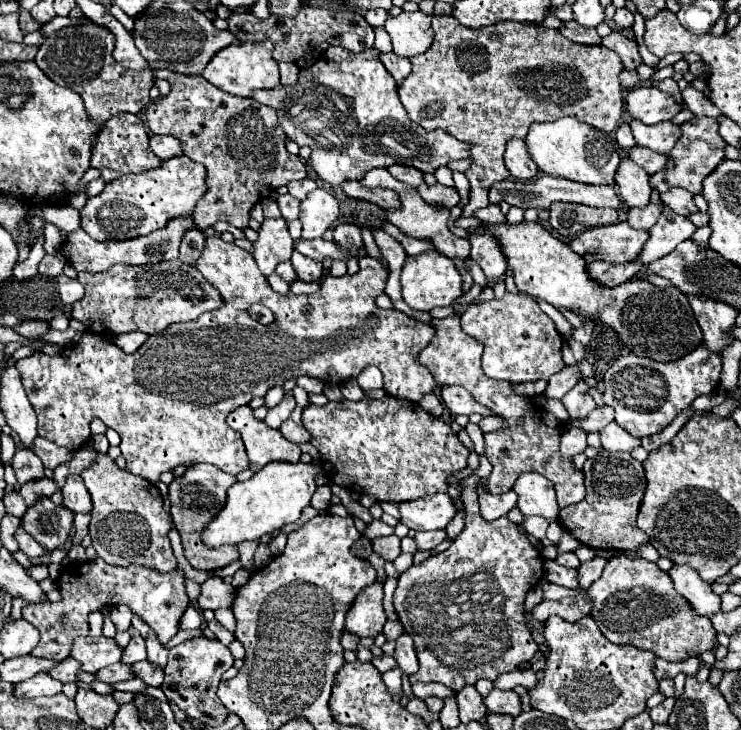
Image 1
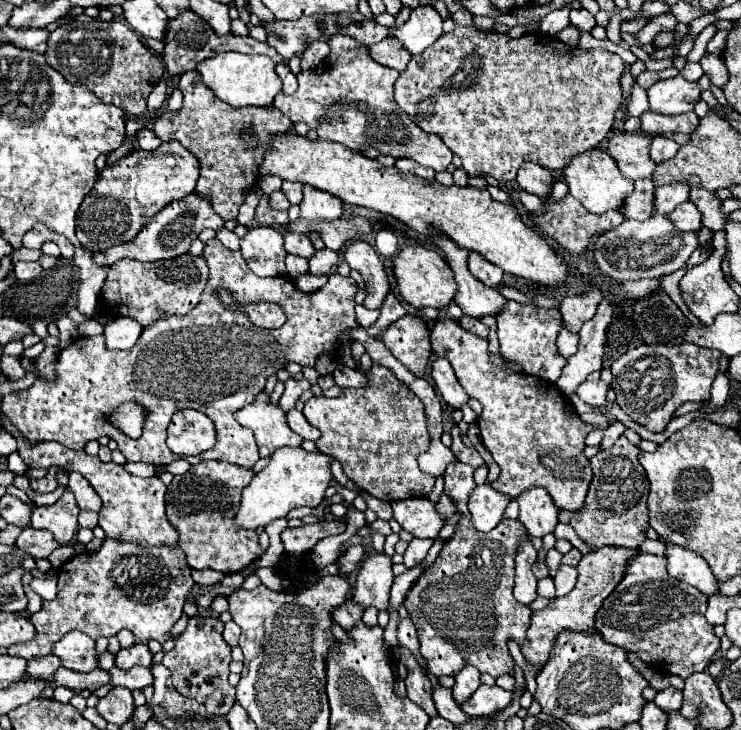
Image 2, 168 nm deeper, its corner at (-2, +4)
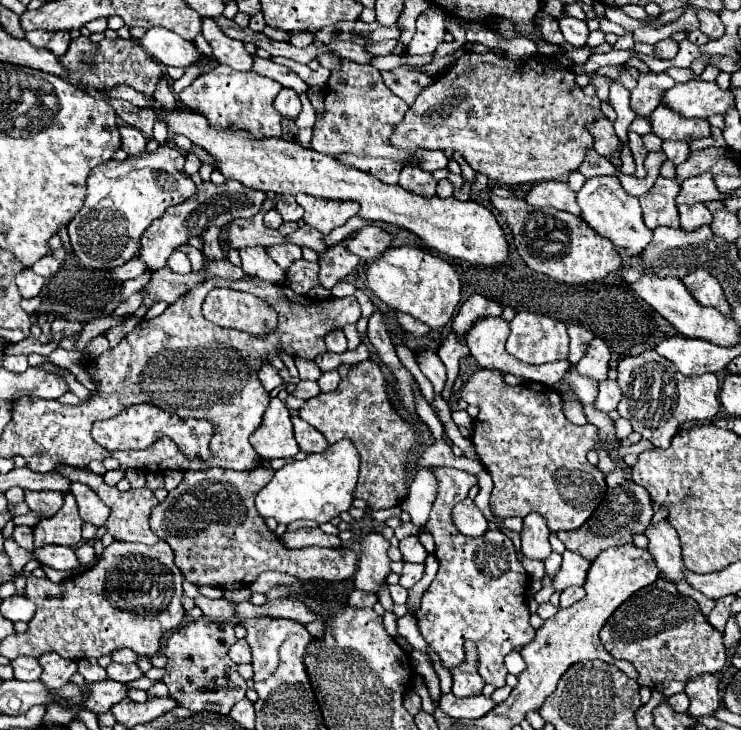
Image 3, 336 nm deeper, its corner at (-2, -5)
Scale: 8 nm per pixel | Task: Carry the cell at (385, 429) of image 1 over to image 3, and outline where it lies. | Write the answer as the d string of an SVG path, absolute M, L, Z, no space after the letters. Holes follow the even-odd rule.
M373 361L353 365L335 391L307 399L299 409L299 417L321 431L329 443L335 443L345 435L355 443L361 455L359 487L355 489L357 499L365 499L371 509L387 509L405 499L409 489L405 463L407 455L417 447L417 431L391 407L385 377Z

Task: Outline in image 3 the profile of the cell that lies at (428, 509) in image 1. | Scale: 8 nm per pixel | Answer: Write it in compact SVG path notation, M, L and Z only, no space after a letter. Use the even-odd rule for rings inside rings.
M415 535L399 541L399 551L401 551L405 563L425 563L425 559L427 559L427 551L423 549L423 545L419 543L419 537L415 537Z

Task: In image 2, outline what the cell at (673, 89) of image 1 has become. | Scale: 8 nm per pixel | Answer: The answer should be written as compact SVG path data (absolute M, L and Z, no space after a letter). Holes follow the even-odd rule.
M667 68L667 70L661 70L661 72L649 72L649 70L645 70L645 72L641 72L641 74L637 76L637 84L647 90L647 86L651 86L651 84L655 84L655 82L659 82L659 80L677 76L677 74L679 74L677 68Z

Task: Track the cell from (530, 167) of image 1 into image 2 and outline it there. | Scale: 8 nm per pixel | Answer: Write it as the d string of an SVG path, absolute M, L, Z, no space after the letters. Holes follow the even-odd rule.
M523 162L523 166L517 172L517 182L529 194L535 194L539 198L547 198L551 192L553 176L547 168L543 168L535 162Z

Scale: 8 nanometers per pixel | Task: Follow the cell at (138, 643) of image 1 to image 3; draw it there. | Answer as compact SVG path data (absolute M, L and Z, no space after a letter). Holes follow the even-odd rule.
M111 663L107 667L107 677L119 683L129 683L133 679L143 677L143 671L133 663L133 665L121 665L121 663Z

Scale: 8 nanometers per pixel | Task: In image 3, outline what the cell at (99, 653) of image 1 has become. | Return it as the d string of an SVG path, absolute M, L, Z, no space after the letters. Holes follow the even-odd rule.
M43 653L37 661L39 661L41 669L43 669L39 681L47 689L63 687L63 683L69 683L71 675L77 673L77 661L63 659L63 657L55 655L55 653Z

